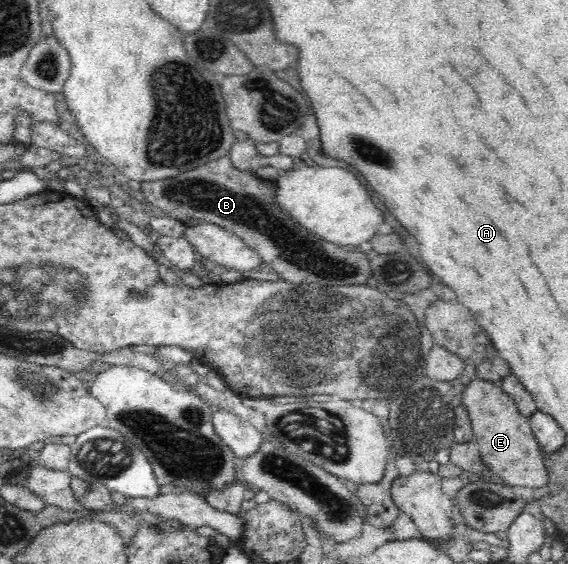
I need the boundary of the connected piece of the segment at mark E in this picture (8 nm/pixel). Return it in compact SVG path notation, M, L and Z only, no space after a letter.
M480 377L472 379L463 392L462 405L466 408L471 420L474 441L479 446L479 453L483 463L493 473L498 474L502 483L512 487L532 488L533 490L547 485L548 471L543 463L545 456L533 436L529 419L524 418L514 399L501 388L499 383Z

